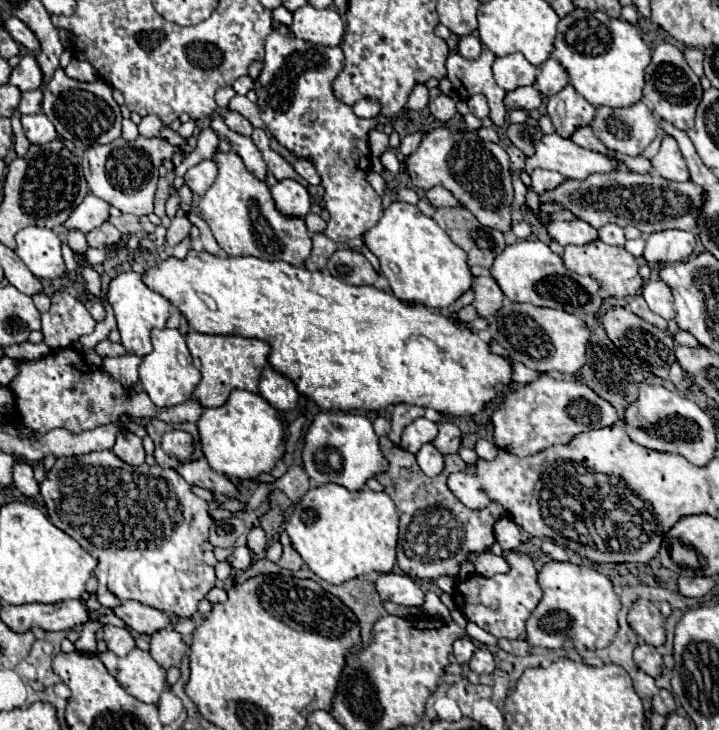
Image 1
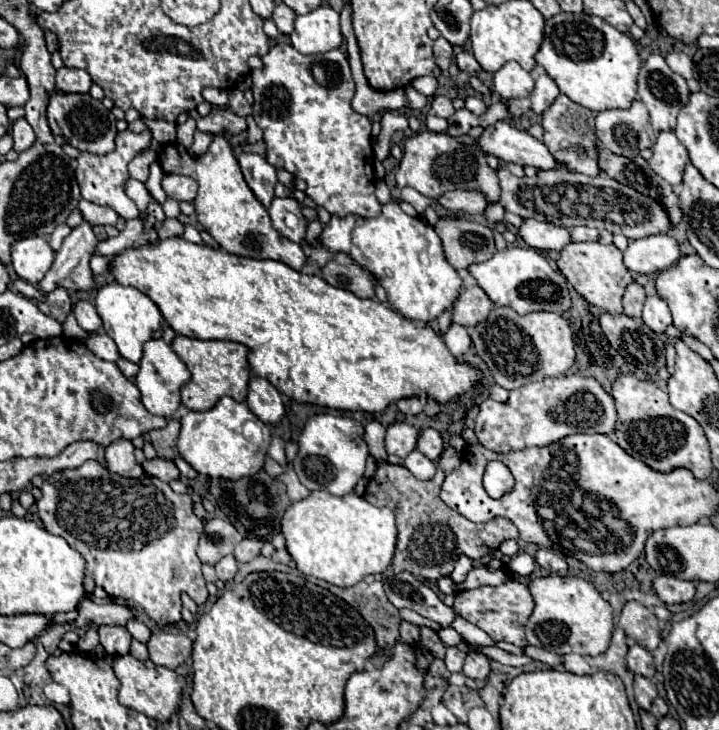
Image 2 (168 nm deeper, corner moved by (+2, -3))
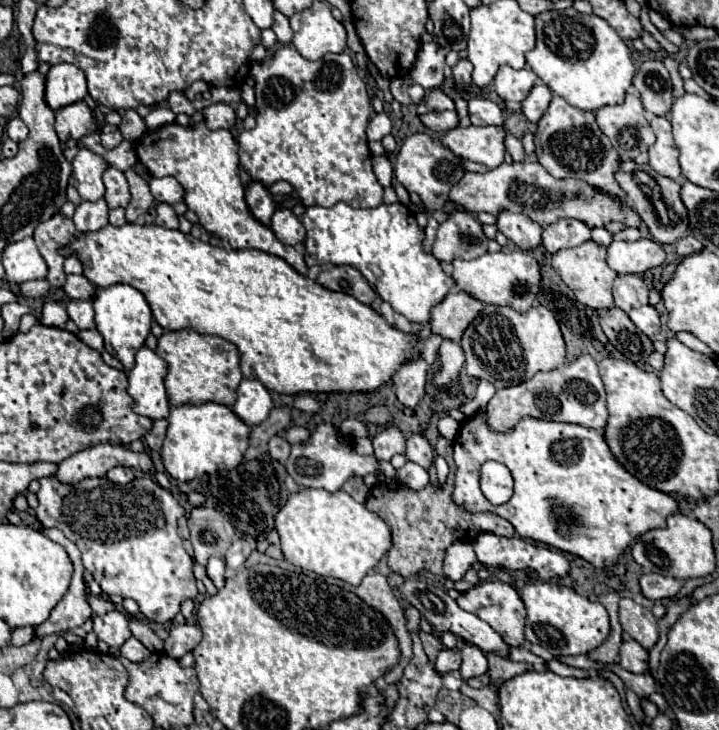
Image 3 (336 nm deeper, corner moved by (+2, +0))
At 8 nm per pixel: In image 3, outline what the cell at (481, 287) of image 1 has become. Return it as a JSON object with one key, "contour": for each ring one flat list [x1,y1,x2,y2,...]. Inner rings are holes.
{"contour":[[450,291,442,303,432,309,432,331,446,339,460,341,466,327,482,311,484,303,466,291]]}

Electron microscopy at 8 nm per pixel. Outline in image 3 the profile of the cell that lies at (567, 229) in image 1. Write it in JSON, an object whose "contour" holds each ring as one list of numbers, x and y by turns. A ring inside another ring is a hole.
{"contour":[[502,211,498,215,498,231,502,231,520,249,534,249,542,243,542,227,528,215]]}

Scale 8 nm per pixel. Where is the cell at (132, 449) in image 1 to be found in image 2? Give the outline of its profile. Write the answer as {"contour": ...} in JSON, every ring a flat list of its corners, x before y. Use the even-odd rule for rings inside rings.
{"contour":[[116,440,104,452,106,468,124,478,140,478,144,470,138,466,134,458,134,446,130,440]]}

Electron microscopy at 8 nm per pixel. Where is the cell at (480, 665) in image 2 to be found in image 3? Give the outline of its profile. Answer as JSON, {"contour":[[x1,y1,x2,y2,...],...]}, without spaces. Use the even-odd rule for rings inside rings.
{"contour":[[464,645,460,649,460,655,462,655,462,667,460,667,460,675,464,679,470,679,470,677,478,677,478,675,484,675,488,671,488,661,486,661,486,655,474,647,474,645]]}

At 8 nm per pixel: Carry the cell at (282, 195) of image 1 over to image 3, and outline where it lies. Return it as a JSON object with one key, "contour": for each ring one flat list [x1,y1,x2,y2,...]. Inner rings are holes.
{"contour":[[286,207,274,211,272,221,270,221,270,229,286,245,302,243,304,237,306,237,306,229,300,223,300,219,290,209,286,209]]}

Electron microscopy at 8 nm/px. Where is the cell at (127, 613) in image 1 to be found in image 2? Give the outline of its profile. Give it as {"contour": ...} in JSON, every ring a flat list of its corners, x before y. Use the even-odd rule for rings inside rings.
{"contour":[[83,598,78,604,78,618,72,622,72,626,76,628,88,628,92,624,124,626,130,618,132,618,132,612,124,604,118,604,118,602,98,604]]}

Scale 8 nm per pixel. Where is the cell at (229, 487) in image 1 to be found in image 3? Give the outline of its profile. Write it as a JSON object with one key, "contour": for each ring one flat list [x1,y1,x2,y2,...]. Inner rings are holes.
{"contour":[[98,445,86,451,74,453,58,465,58,477,62,483,76,483,84,477,104,477,112,467,122,465,134,471,154,473,154,463,146,453,134,453,128,447,118,445]]}

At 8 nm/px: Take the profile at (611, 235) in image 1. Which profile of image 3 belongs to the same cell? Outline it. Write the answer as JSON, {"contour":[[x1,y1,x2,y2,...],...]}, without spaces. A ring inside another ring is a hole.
{"contour":[[560,219,558,223,552,223,544,229,542,245,546,247,548,253,554,255,562,249,576,247,576,245,588,241,590,233,592,233,592,229,578,219]]}

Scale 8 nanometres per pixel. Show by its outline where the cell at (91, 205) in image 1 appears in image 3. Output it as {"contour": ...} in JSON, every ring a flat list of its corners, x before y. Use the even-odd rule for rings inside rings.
{"contour":[[110,165,102,179,104,179,104,183,110,183,110,187,106,187,106,197,104,197,108,207,110,209,126,207,130,201,130,191,128,191,128,181,126,181,124,173]]}

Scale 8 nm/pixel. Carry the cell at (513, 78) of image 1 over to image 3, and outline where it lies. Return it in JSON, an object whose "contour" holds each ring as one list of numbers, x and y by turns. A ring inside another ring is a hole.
{"contour":[[502,65,494,77,496,93,504,101,524,101,536,83,538,77,532,69,512,69,508,65]]}

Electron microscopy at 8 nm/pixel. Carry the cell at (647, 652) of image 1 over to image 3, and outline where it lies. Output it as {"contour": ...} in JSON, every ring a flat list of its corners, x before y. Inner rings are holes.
{"contour":[[626,639,620,647,620,665,630,673,646,673,648,665,648,651,634,639]]}

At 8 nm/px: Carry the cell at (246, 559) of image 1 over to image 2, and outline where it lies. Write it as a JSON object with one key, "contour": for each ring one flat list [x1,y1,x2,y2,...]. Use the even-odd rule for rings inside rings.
{"contour":[[226,556,226,558,222,558,220,562,216,562,214,568,216,568,216,576,218,576,218,580,222,580,222,582,230,582,230,580,236,576,238,562,236,562,234,556]]}

